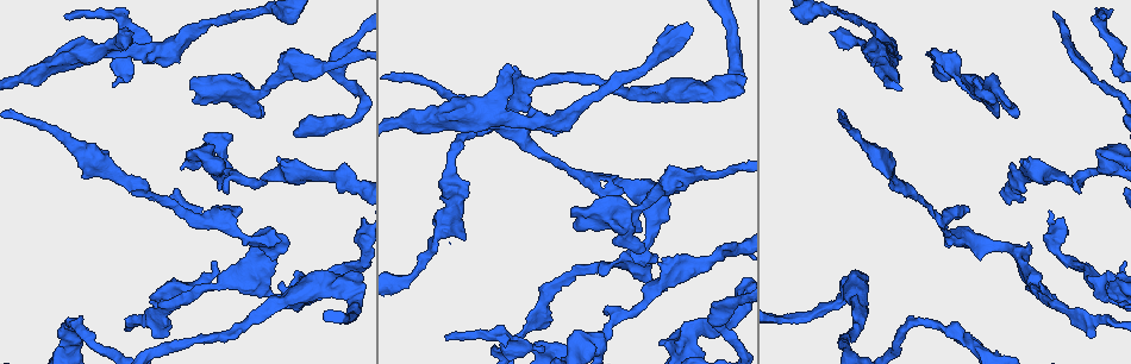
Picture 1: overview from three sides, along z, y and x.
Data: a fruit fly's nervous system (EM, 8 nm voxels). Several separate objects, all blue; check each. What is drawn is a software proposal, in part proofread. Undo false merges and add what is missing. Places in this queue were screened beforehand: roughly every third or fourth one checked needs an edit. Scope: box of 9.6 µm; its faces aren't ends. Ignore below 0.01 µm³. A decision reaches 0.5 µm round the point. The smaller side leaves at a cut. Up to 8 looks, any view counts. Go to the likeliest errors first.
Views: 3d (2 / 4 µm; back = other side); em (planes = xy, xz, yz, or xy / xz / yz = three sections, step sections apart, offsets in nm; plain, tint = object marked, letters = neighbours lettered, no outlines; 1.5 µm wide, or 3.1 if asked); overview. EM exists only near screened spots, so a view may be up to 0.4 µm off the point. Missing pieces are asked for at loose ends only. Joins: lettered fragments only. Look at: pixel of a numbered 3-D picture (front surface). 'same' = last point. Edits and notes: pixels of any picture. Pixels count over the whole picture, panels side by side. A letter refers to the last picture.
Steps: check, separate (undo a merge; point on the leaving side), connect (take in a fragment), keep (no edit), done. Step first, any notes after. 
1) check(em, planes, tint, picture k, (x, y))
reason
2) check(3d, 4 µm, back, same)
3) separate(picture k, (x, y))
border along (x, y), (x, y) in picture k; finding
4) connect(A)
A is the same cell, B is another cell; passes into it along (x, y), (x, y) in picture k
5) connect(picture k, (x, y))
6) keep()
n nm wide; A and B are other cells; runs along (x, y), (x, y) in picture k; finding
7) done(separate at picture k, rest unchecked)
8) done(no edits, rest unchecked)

check(em, planes, letters, picture 1, (129, 31))
free end

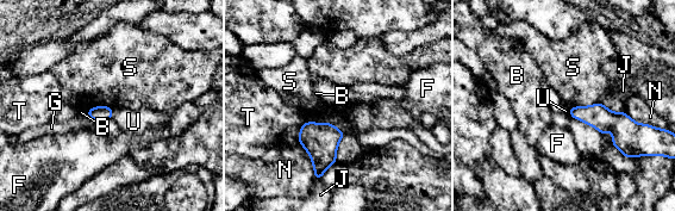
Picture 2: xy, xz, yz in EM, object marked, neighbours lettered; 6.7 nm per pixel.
keep()
B, F, G, J, N, S, T and U are other cells; border along (306, 122), (330, 122), (347, 134) in picture 2; none of them fits

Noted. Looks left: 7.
check(3d, 4 µm, picture 1, (542, 346))
free end

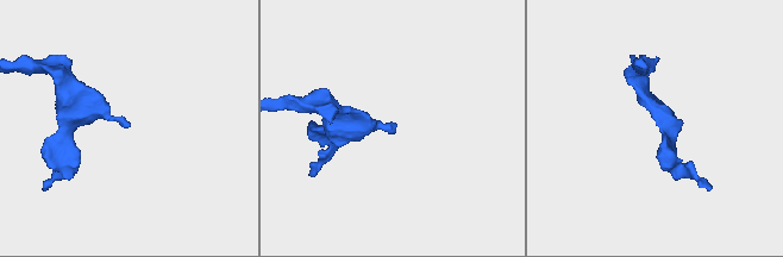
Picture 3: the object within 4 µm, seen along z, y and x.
check(em, planes, letters, picture 3, (129, 126))

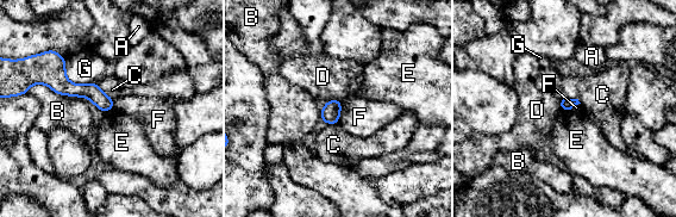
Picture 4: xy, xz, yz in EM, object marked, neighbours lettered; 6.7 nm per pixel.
keep()
A, B, C, D, E, F and G are other cells; runs along (49, 70), (110, 106) in picture 4; none of them fits

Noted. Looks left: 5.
check(3d, 4 µm, back, picture 1, (260, 117))
free end

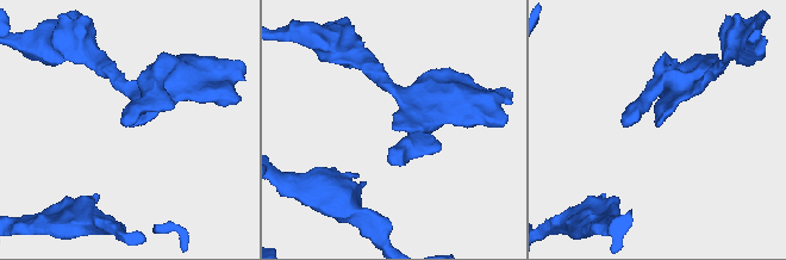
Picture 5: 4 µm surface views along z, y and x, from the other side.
check(em, xz, step 8, tint, picture 5, (655, 123))
need the tissue

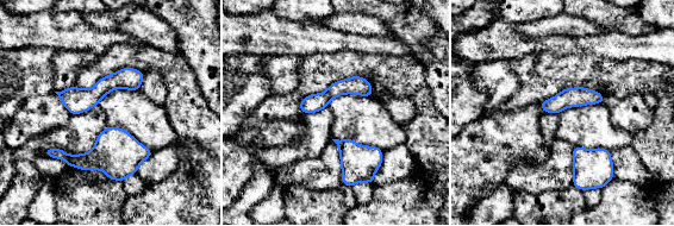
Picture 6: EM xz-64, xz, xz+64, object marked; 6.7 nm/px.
check(em, xz, step 8, letters, same)
what lies round it

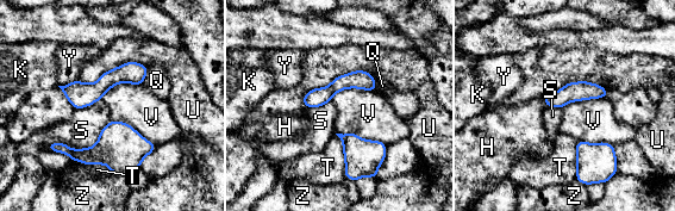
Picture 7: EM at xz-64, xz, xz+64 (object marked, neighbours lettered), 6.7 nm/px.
keep()
H, K, Q, S, T, U, V, Y and Z are other cells; runs along (143, 69), (97, 90), (64, 88) in picture 7; none of them fits

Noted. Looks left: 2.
done(no edits, rest unchecked)

